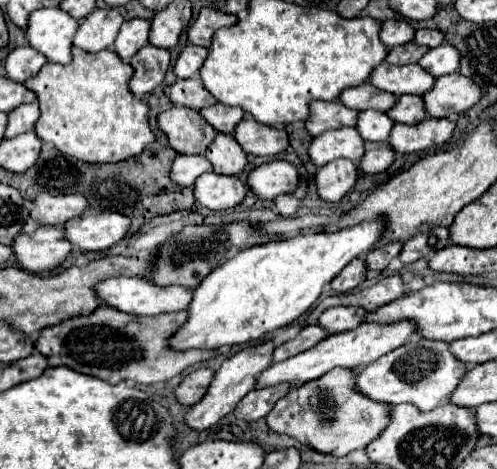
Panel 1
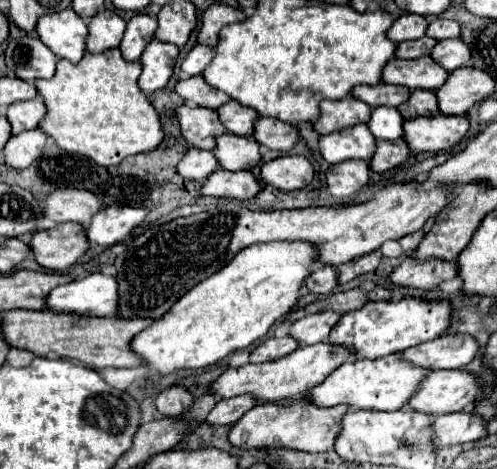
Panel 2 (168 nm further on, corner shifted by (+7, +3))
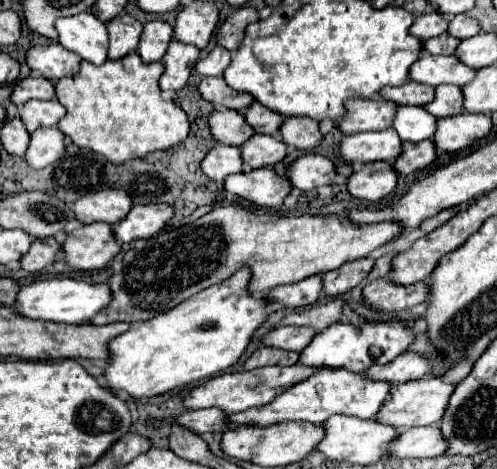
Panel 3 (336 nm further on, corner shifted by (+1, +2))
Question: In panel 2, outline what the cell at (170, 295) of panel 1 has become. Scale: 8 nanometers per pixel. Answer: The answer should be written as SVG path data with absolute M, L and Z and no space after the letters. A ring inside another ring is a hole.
M91 273L83 279L55 287L45 305L55 313L85 317L113 317L117 313L117 281L105 273Z

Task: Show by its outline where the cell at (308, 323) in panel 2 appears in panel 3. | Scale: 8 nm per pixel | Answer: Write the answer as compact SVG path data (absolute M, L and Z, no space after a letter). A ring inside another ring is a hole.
M281 326L281 328L275 328L273 332L265 334L263 342L267 346L301 352L311 342L311 338L315 338L315 334L317 334L317 330L311 326Z

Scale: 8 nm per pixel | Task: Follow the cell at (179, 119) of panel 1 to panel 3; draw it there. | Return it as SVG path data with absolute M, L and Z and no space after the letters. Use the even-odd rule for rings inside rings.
M215 110L209 114L209 130L211 136L227 146L241 146L245 140L225 140L225 138L251 138L251 126L247 126L245 118L235 110Z

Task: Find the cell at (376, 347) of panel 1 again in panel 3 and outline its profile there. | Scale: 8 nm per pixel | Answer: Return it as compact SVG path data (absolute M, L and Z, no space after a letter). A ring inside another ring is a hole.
M297 362L293 366L279 366L279 364L275 364L275 366L263 366L263 368L251 370L251 372L219 374L215 378L209 378L205 384L199 384L193 390L189 390L187 396L185 396L185 406L189 410L221 408L227 414L249 410L249 408L261 408L261 406L273 402L287 388L295 386L297 382L303 382L303 380L311 378L315 372L317 372L315 366L303 366L301 362Z

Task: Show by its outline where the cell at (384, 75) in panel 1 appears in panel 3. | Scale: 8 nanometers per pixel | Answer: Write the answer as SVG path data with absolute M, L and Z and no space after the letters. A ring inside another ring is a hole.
M423 56L411 66L409 78L419 84L439 86L439 84L455 84L463 86L471 82L475 70L463 66L455 56Z

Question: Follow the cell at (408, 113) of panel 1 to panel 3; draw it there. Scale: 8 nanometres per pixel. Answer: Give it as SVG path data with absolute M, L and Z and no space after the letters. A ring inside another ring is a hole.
M443 84L435 88L435 98L423 106L431 116L445 118L445 116L457 116L463 112L463 94L459 86Z

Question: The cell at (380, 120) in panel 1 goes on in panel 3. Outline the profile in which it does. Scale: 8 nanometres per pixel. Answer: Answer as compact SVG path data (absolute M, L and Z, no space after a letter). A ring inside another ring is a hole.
M399 106L393 118L393 128L403 142L431 140L435 134L435 122L421 106Z

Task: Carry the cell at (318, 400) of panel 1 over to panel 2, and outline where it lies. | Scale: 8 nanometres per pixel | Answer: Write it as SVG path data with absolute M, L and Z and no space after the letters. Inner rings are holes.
M291 399L291 401L285 401L283 405L277 405L277 403L255 405L231 427L229 441L231 441L231 445L235 445L239 449L281 447L281 449L295 449L295 451L307 451L307 453L329 451L339 433L341 417L345 411L347 411L345 405L321 409L305 399L303 401Z

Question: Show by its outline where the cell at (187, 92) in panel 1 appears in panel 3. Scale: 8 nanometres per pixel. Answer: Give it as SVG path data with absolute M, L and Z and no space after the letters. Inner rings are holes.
M203 78L199 84L199 94L201 94L201 98L209 100L211 104L231 108L237 112L245 112L247 106L253 102L253 98L249 94L231 90L223 78Z

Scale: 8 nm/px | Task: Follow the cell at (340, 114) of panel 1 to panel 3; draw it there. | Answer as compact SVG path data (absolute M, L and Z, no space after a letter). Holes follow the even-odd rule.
M375 98L375 100L347 100L345 102L345 116L339 122L339 130L343 134L357 134L367 130L383 130L391 126L391 118L395 114L397 104Z

